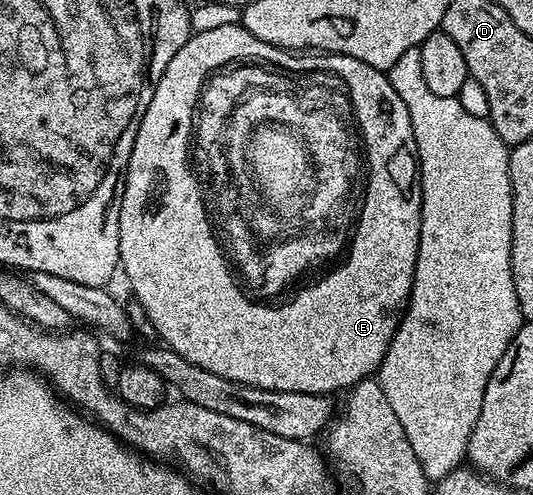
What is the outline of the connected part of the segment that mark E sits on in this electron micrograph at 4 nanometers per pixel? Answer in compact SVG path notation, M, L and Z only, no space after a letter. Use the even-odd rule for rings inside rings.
M241 24L214 25L211 29L202 29L191 35L172 55L172 63L164 71L160 83L156 83L156 91L152 95L152 103L148 103L148 111L144 111L144 119L140 119L140 127L136 131L136 139L132 147L132 155L126 168L126 186L122 192L120 203L120 251L118 259L121 272L126 272L130 280L133 300L138 301L147 312L147 319L158 332L158 341L163 346L180 355L188 363L196 363L196 367L204 367L204 371L212 371L212 375L224 375L224 379L232 379L241 385L260 387L268 391L300 391L301 393L321 393L334 395L337 389L348 391L356 383L373 378L382 366L384 355L390 346L392 335L398 329L402 314L410 303L410 292L416 271L416 255L420 247L420 223L422 222L422 178L418 175L418 152L416 139L412 135L412 119L408 119L408 107L396 95L389 76L383 70L372 67L360 59L345 57L339 53L322 53L321 55L303 55L298 51L278 49L275 45L256 39ZM230 57L270 57L270 61L278 61L278 65L298 65L298 69L338 69L350 85L354 85L354 105L358 105L358 117L362 117L362 125L366 125L366 141L370 141L370 161L374 161L374 185L370 185L370 205L366 205L366 217L362 217L362 233L358 233L358 241L354 241L354 257L350 257L350 265L346 269L338 269L330 281L322 281L318 289L310 286L310 293L302 293L298 297L298 305L290 305L290 309L254 309L254 305L246 305L242 297L238 297L238 289L230 285L230 277L226 277L226 265L222 265L222 257L218 257L218 249L214 249L214 241L210 241L210 229L206 229L206 217L202 217L202 201L198 201L198 185L194 185L194 177L190 177L190 169L186 169L186 129L190 129L190 105L194 105L194 93L198 93L198 81L202 81L202 73L210 69L210 65L222 65L222 61L230 61Z

